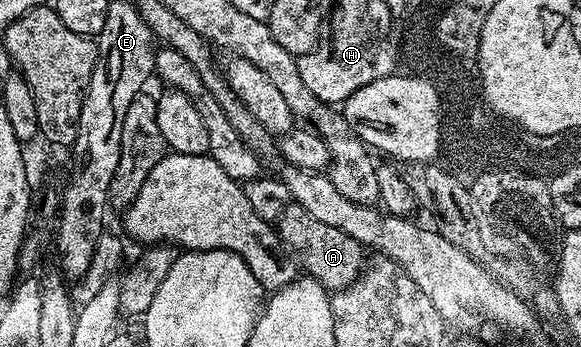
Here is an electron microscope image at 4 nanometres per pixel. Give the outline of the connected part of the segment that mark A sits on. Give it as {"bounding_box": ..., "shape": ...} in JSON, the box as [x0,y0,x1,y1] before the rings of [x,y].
{"bounding_box":[276,203,364,293],"shape":[[[296,203],[287,204],[276,221],[276,231],[298,261],[301,271],[320,281],[331,293],[347,288],[362,272],[364,249],[356,242],[356,238],[348,238],[348,234],[336,230],[336,226],[328,226],[317,218],[312,218],[308,210]]]}

